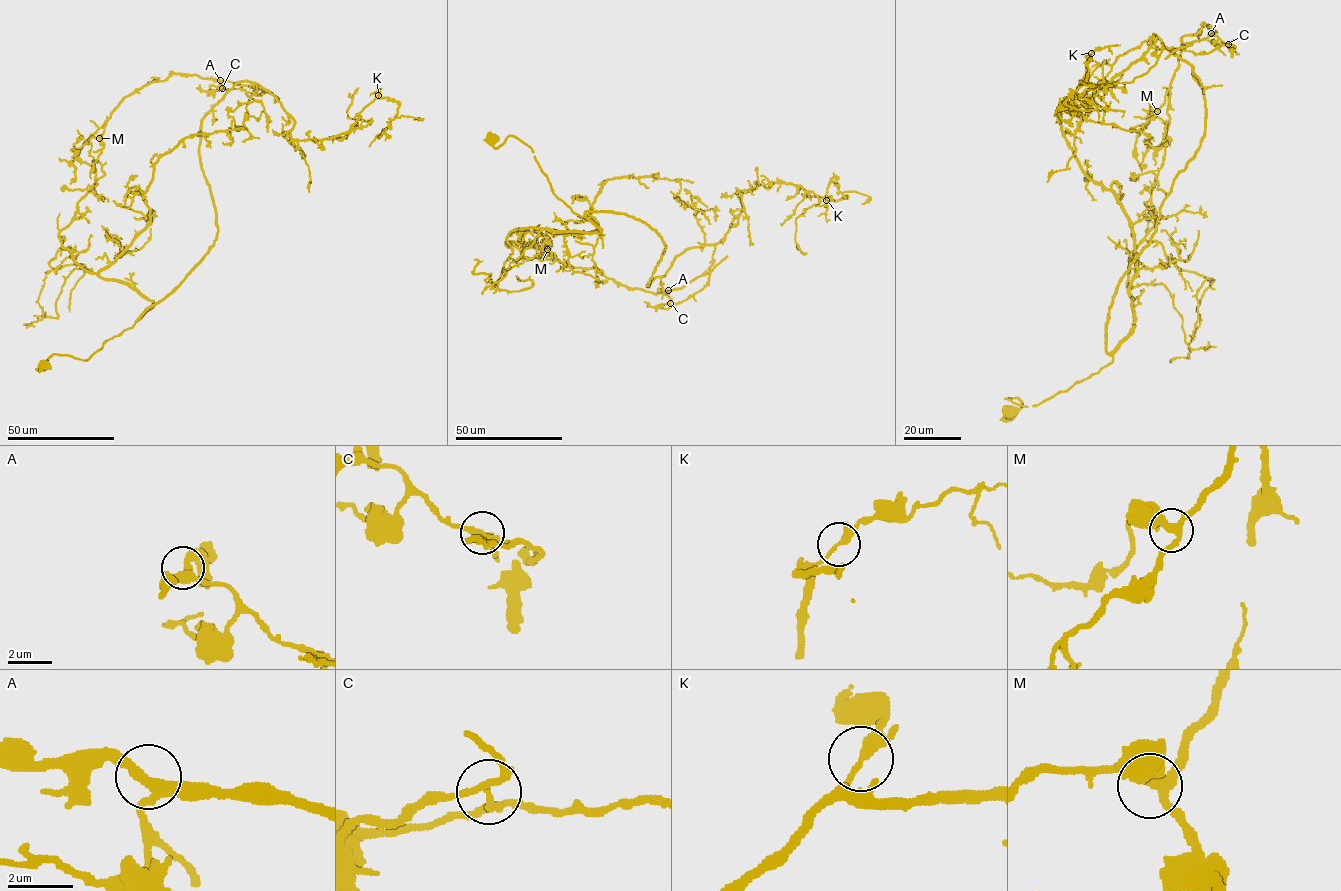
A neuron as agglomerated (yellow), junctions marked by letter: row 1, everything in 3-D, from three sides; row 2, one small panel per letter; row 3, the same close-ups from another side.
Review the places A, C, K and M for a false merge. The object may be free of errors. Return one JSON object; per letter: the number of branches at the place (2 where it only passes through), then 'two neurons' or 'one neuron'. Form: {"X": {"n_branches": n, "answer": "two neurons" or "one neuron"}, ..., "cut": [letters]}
{"A": {"n_branches": 3, "answer": "one neuron"}, "C": {"n_branches": 3, "answer": "two neurons"}, "K": {"n_branches": 3, "answer": "one neuron"}, "M": {"n_branches": 3, "answer": "one neuron"}, "cut": ["C"]}

